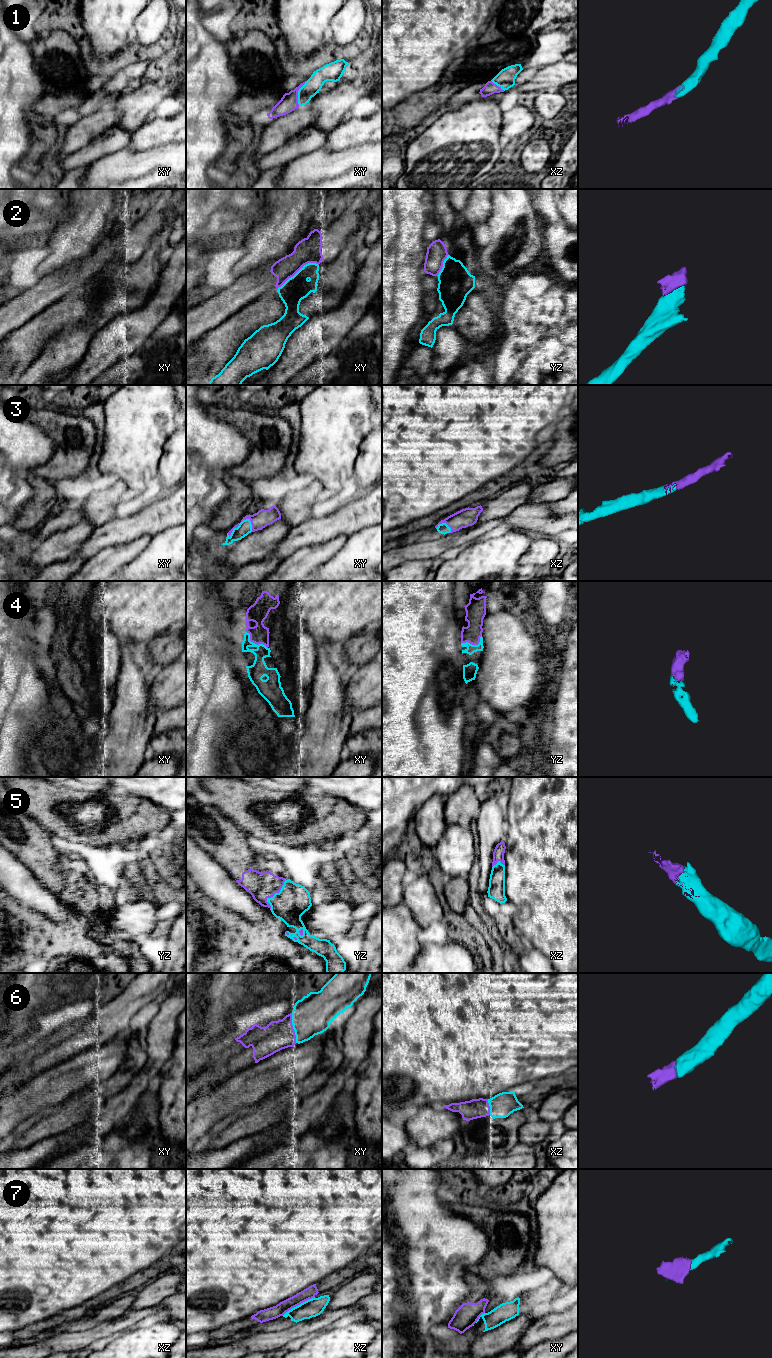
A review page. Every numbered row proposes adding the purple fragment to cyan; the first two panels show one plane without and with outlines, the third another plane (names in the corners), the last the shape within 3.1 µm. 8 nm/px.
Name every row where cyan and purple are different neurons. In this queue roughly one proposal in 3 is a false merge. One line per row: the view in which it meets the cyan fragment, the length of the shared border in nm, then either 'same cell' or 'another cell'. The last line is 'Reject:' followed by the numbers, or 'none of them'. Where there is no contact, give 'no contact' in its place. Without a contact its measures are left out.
1: contact in xy; length 220 nm; same cell
2: contact in xy; length 400 nm; another cell
3: contact in xy; length 240 nm; same cell
4: contact in xy; length 220 nm; same cell
5: contact in yz; length 280 nm; same cell
6: contact in xy; length 240 nm; same cell
7: contact in xz; length 300 nm; another cell
Reject: 2, 7

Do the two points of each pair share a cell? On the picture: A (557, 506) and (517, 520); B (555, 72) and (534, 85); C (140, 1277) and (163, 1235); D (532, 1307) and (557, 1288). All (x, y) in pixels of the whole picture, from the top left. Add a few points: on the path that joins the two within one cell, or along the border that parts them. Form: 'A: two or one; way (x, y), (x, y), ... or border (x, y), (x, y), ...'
A: two; border (550, 503), (551, 510), (554, 513), (567, 514)
B: one; way (550, 75), (539, 83)
C: two; border (164, 1255), (151, 1265), (135, 1272), (124, 1280)
D: one; way (538, 1301), (551, 1291)

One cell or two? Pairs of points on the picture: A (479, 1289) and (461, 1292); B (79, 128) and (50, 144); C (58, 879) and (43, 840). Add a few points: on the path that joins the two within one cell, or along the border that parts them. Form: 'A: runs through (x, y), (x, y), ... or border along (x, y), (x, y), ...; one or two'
A: border along (469, 1267), (464, 1275), (469, 1294), (455, 1310); two
B: border along (60, 142), (51, 153); two
C: runs through (53, 869), (43, 859), (43, 850); one

